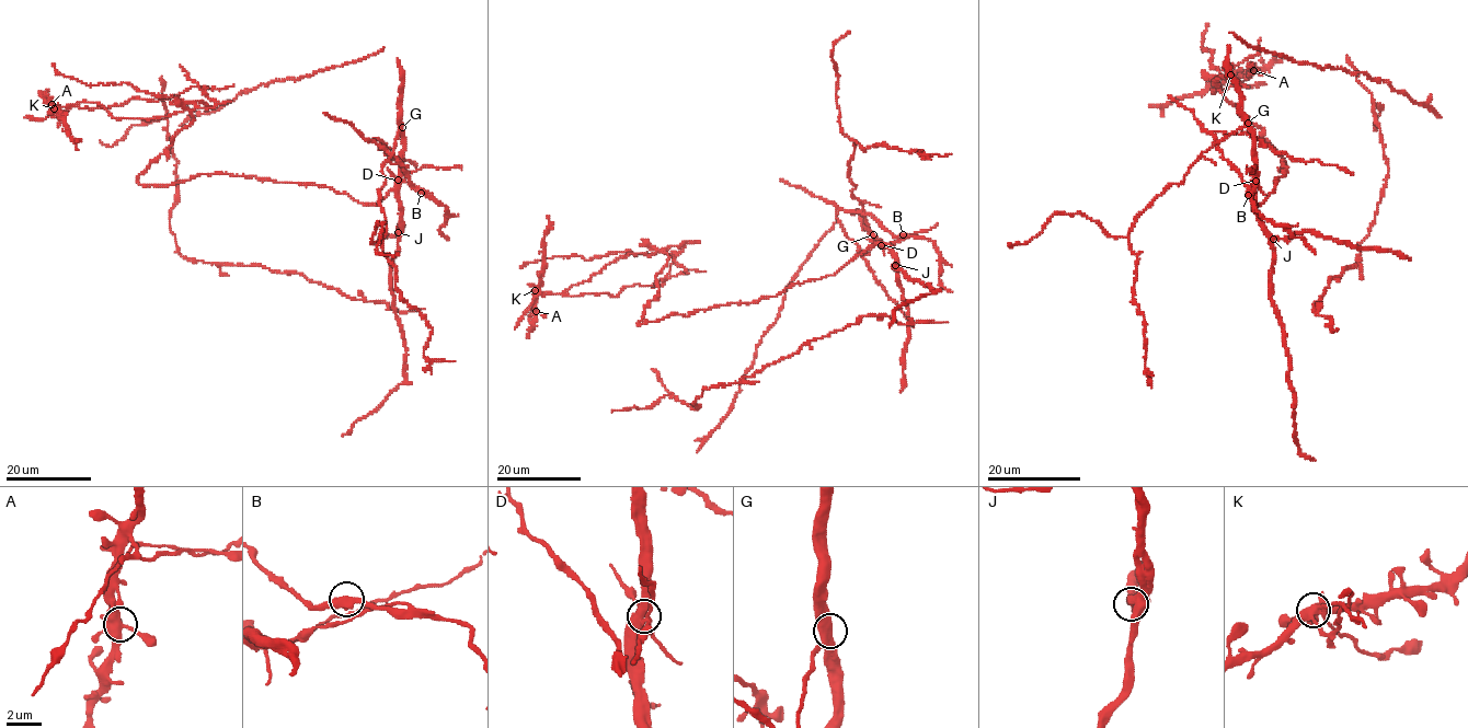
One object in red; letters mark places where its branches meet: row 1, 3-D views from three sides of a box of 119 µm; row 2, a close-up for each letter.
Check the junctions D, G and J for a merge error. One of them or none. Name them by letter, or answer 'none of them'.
D

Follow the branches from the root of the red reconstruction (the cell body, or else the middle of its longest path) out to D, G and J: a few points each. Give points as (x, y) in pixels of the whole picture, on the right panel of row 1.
D: (1257, 205), (1253, 204), (1251, 191), (1256, 181)
G: (1257, 205), (1253, 204), (1251, 191), (1254, 175), (1253, 130), (1248, 123)
J: (1257, 205), (1253, 204), (1252, 189), (1260, 224), (1273, 239)

